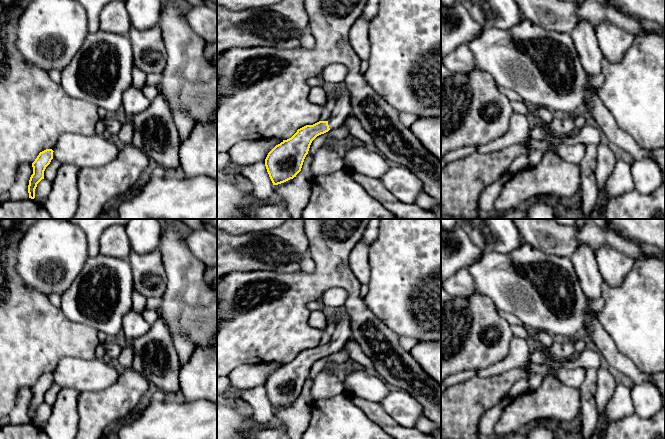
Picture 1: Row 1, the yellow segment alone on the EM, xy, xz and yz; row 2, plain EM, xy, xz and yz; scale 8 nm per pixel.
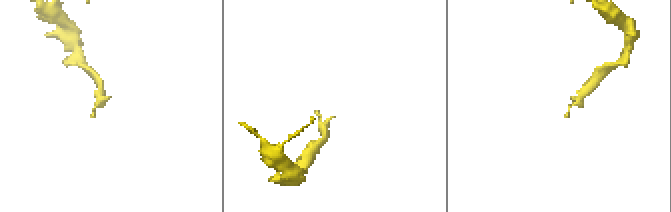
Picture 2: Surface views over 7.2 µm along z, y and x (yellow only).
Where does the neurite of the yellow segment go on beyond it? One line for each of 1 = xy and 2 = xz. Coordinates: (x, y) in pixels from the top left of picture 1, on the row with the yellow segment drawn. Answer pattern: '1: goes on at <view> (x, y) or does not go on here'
1: does not go on here
2: goes on at xz (342, 109)

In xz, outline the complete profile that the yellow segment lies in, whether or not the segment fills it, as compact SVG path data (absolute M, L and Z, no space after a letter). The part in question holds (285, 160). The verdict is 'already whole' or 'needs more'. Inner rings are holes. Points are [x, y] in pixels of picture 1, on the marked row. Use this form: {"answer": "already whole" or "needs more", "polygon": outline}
{"answer": "needs more", "polygon": "M346 86L337 91L335 107L327 121L319 121L298 129L291 138L283 140L268 153L265 166L273 185L296 177L301 171L312 141L330 129L342 127L350 114L350 90Z"}

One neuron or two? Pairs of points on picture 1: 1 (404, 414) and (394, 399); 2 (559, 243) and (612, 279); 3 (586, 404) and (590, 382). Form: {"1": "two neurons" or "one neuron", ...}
{"1": "one neuron", "2": "two neurons", "3": "one neuron"}

